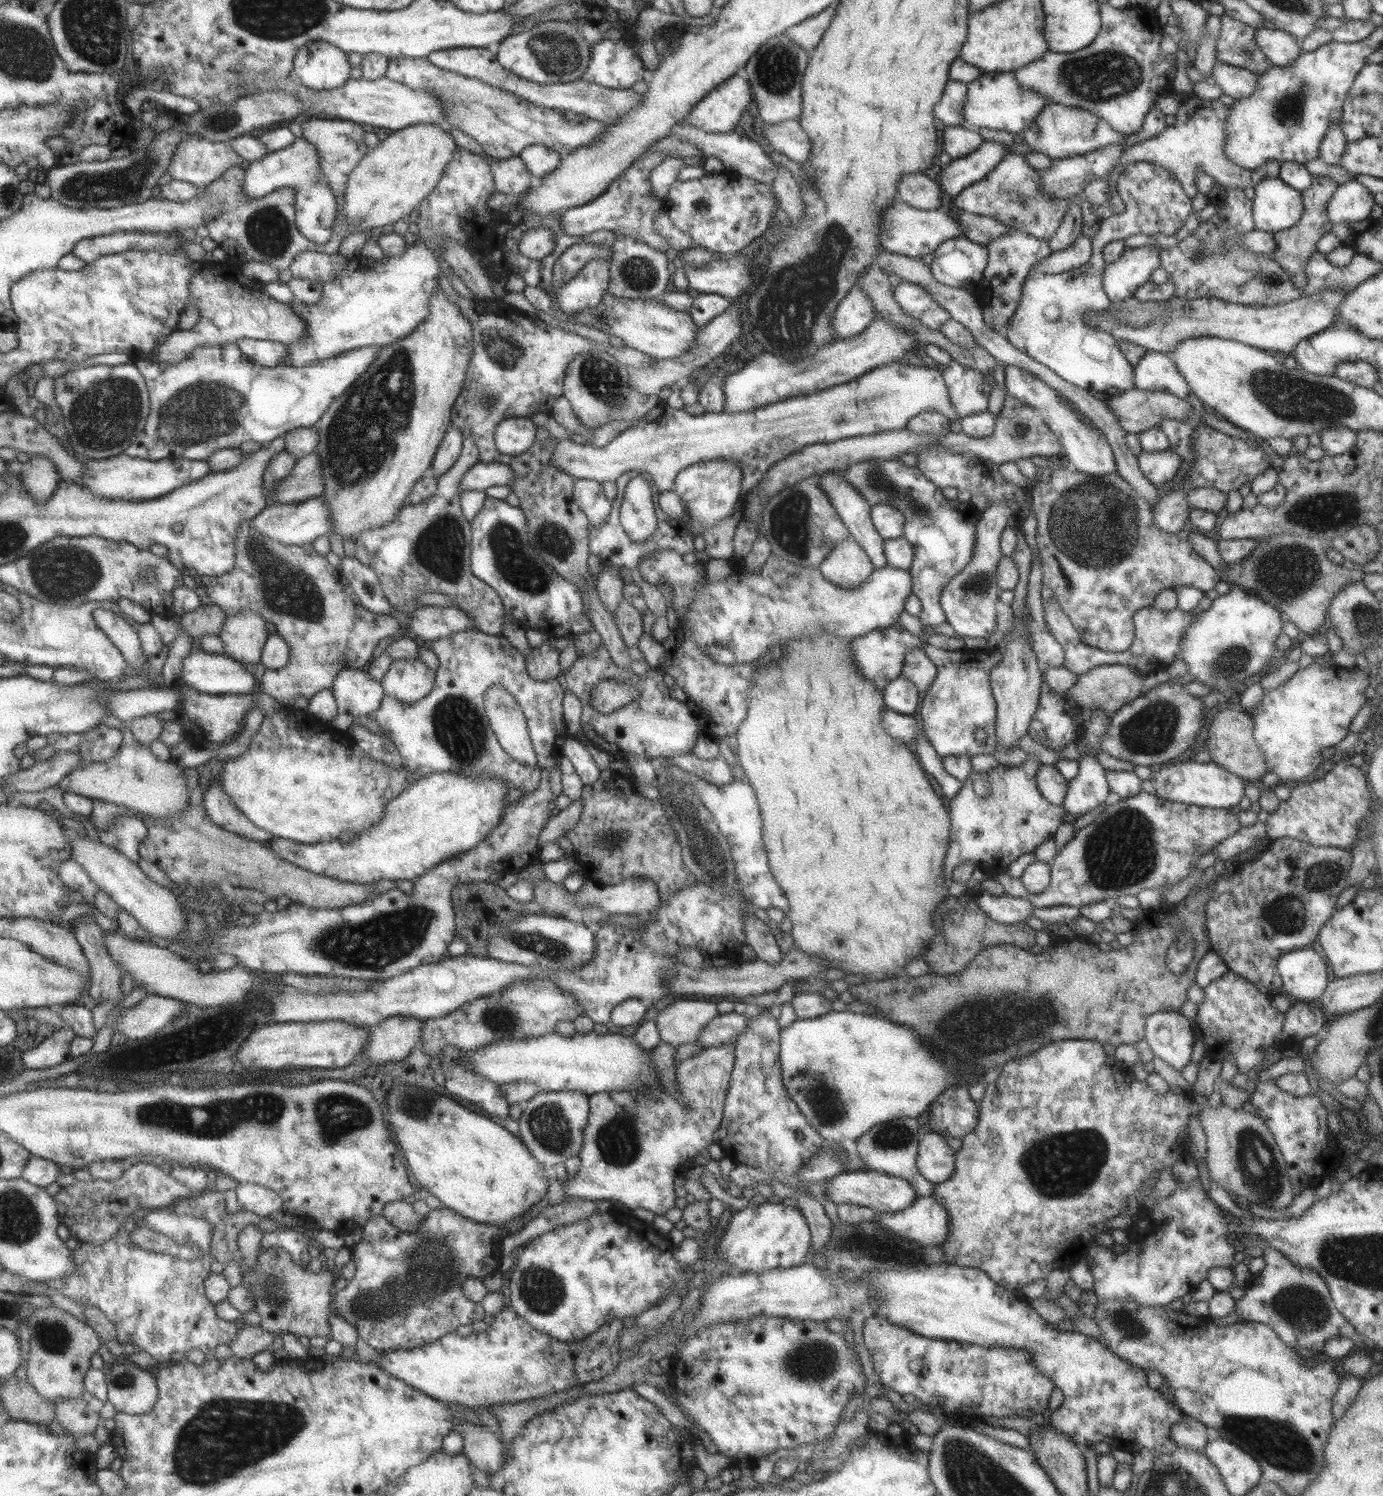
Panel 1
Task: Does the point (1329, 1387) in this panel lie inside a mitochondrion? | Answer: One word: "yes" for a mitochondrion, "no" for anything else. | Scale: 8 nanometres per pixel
no

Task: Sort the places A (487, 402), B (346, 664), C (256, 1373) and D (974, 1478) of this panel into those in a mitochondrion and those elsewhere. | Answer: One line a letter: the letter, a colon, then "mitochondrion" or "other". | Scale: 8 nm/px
A: mitochondrion
B: other
C: other
D: mitochondrion

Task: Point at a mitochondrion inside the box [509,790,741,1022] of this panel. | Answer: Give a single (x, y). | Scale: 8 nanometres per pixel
(612, 841)

